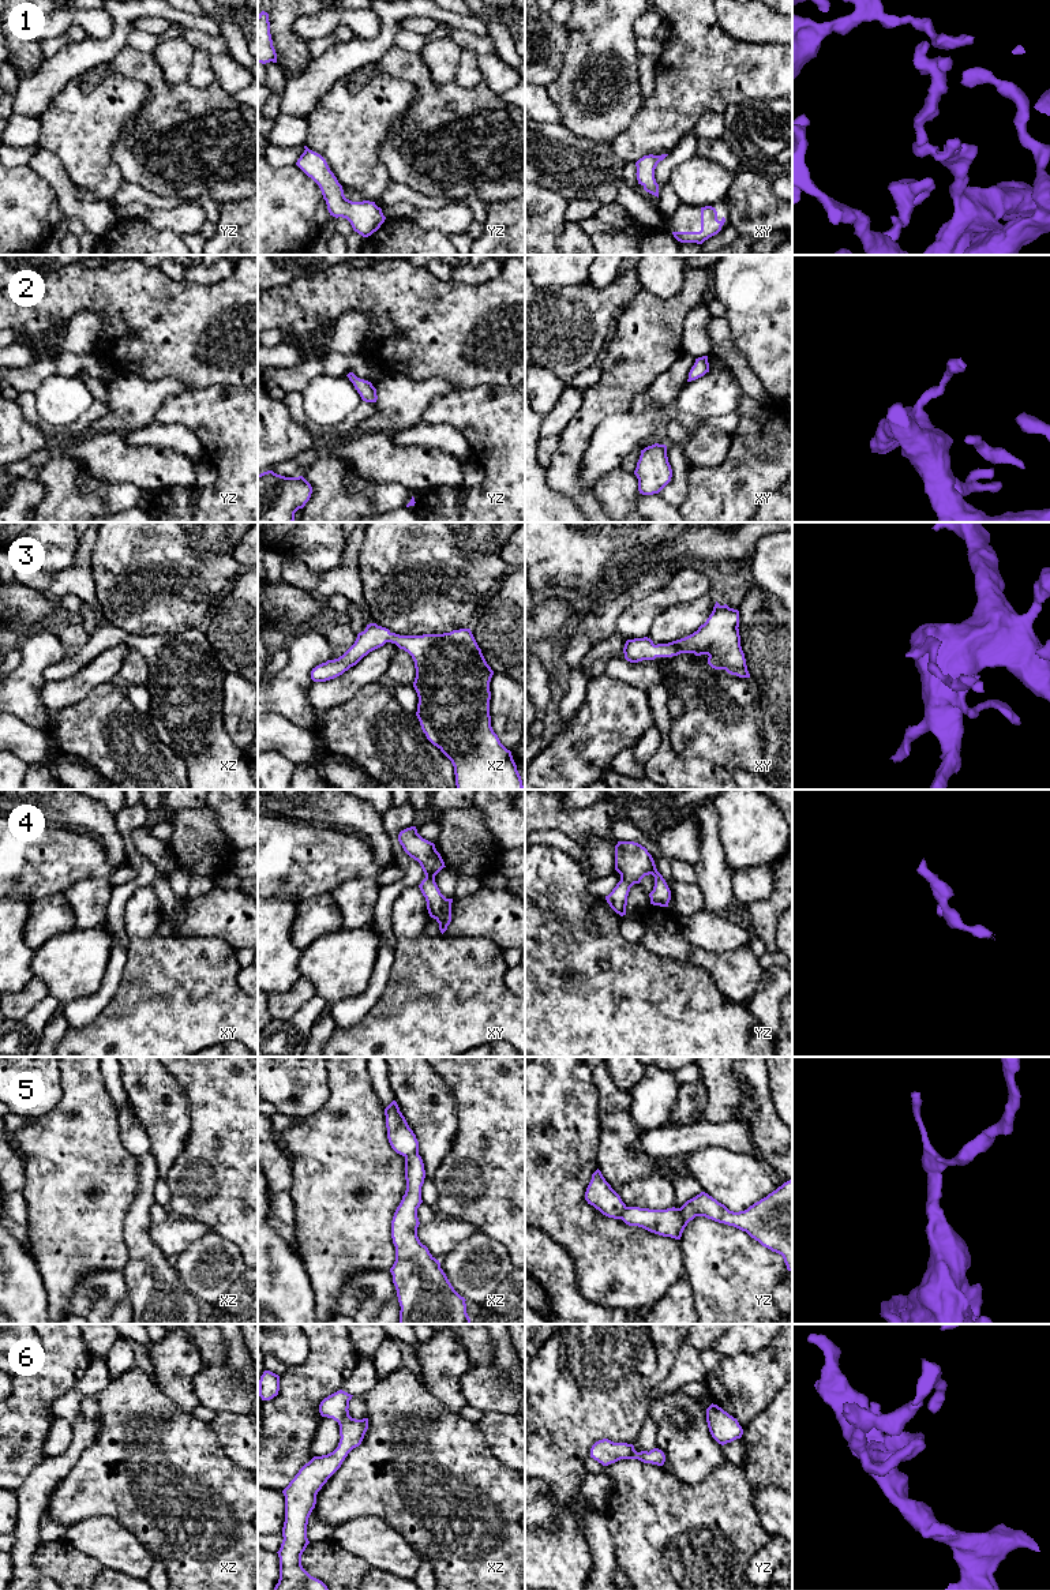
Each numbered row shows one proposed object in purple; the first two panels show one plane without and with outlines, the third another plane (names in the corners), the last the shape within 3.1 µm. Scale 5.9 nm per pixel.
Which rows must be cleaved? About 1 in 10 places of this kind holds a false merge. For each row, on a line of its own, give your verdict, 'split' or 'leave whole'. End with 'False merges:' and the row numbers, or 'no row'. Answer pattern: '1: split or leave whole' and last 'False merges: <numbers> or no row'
1: leave whole
2: leave whole
3: leave whole
4: leave whole
5: leave whole
6: leave whole
False merges: no row

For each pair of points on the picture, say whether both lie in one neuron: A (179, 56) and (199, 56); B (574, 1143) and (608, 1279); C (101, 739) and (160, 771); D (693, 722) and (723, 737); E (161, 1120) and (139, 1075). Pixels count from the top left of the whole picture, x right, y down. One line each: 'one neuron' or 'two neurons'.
A: two neurons
B: one neuron
C: one neuron
D: one neuron
E: one neuron

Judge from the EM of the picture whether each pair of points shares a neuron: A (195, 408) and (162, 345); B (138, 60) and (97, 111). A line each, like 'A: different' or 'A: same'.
A: different
B: different

